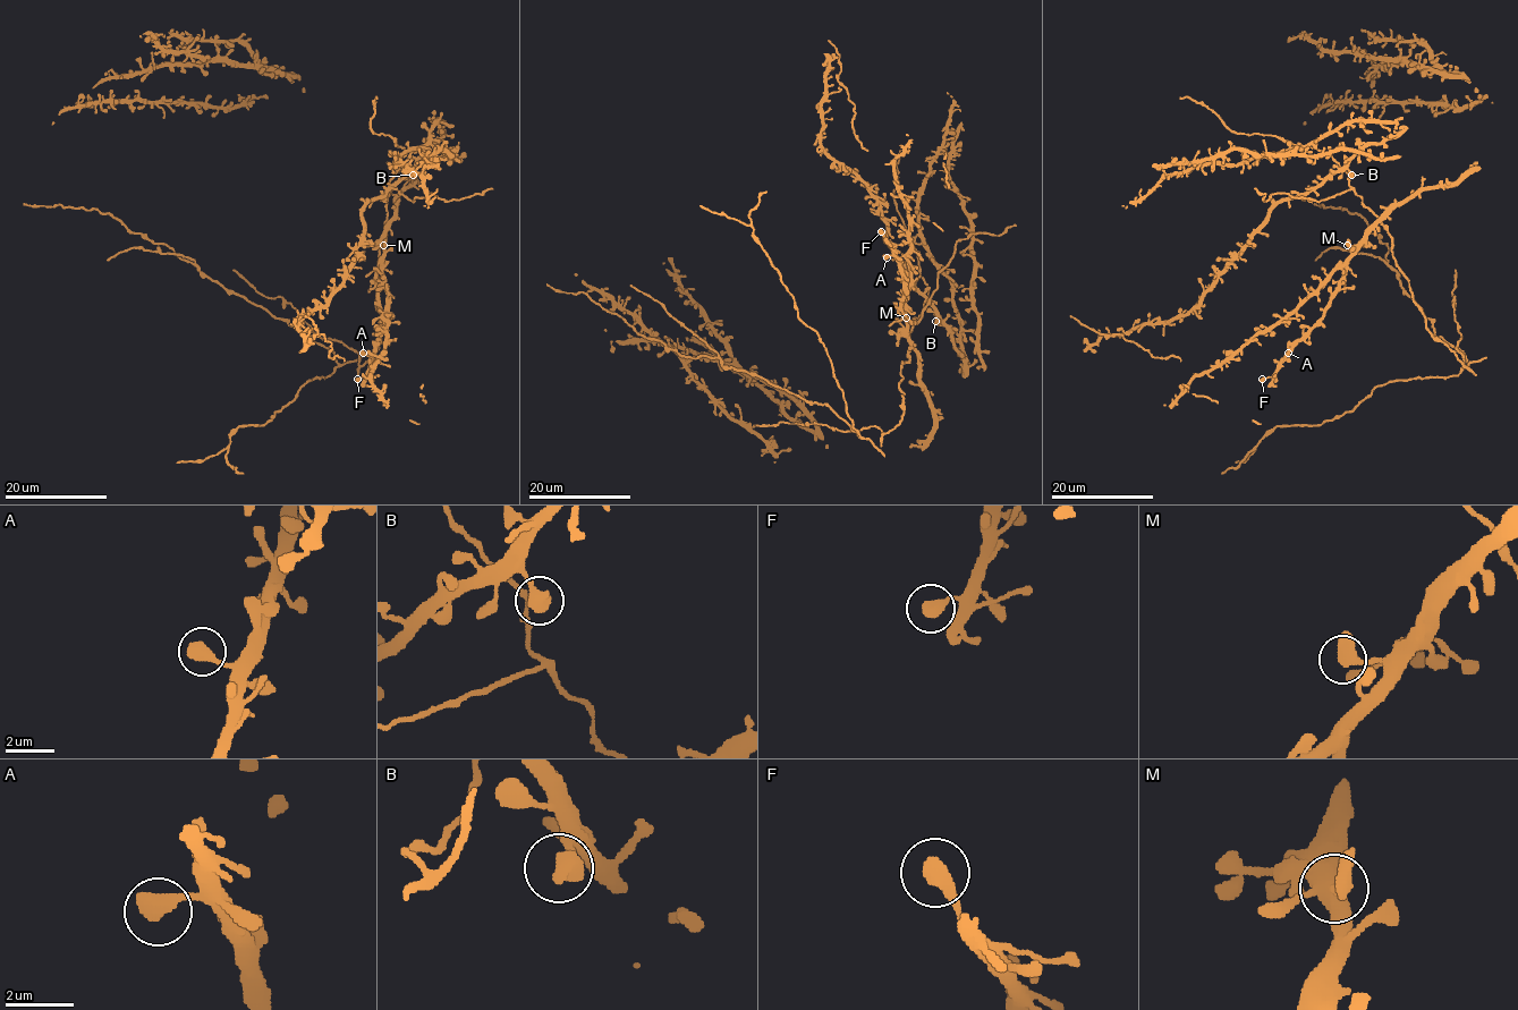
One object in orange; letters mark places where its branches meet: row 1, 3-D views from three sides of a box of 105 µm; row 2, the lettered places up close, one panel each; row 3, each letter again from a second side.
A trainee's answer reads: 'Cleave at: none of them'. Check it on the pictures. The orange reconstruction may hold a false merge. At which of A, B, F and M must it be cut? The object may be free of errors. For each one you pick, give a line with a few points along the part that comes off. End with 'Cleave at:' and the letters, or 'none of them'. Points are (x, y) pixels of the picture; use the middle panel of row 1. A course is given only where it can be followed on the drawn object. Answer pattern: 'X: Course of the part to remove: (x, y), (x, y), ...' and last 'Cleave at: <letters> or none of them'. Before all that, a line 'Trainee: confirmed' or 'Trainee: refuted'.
Trainee: confirmed
Cleave at: none of them

